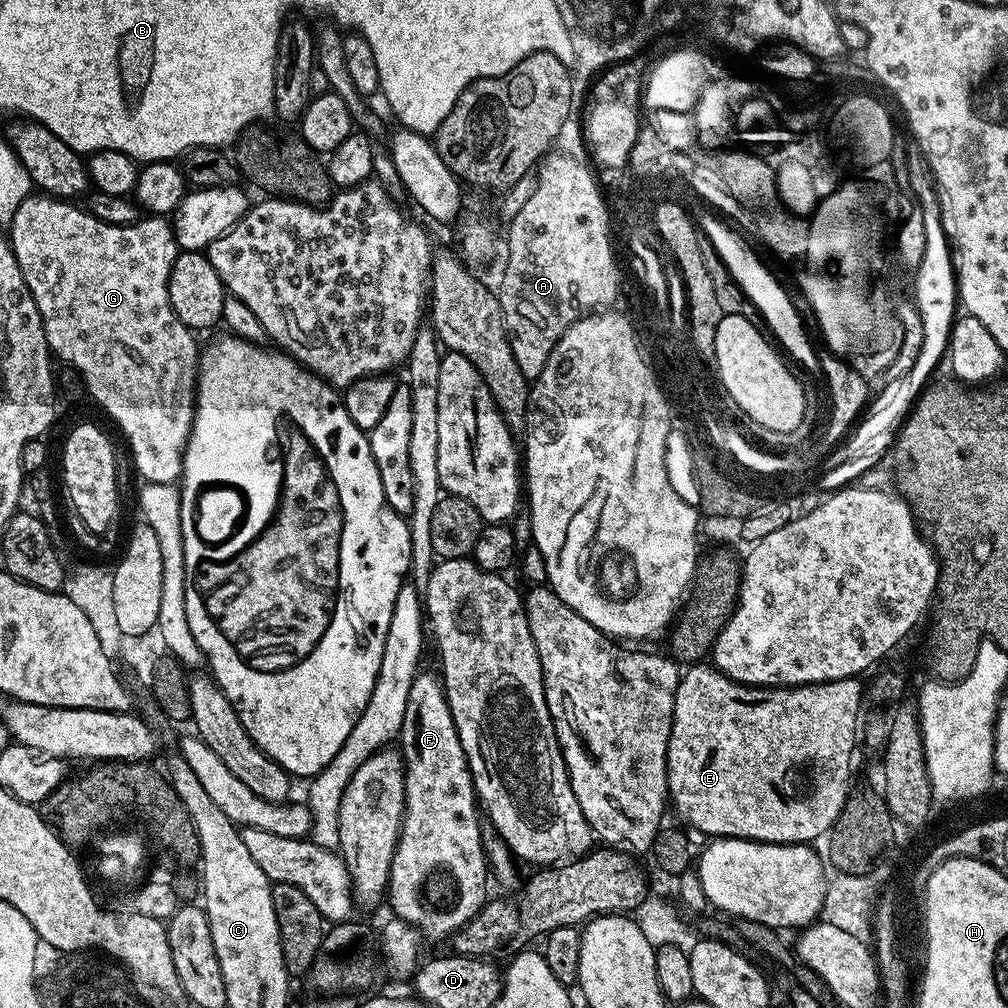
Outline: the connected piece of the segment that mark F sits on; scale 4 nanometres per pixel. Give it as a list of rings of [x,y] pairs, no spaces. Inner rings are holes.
[[[435,671],[417,672],[414,686],[410,686],[406,718],[402,722],[398,744],[404,757],[406,798],[404,824],[400,827],[400,841],[396,844],[390,866],[386,900],[392,903],[394,916],[415,927],[425,941],[447,941],[453,932],[477,916],[486,903],[484,875],[487,877],[490,869],[485,859],[482,827],[476,817],[478,804],[471,770],[459,744],[458,730],[444,692],[444,681]]]

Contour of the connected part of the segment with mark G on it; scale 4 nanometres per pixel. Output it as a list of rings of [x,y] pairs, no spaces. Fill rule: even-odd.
[[[47,194],[28,195],[18,206],[10,227],[12,253],[16,256],[18,266],[22,270],[22,278],[26,278],[26,286],[38,306],[38,314],[42,318],[49,349],[57,357],[60,355],[65,365],[80,371],[88,387],[88,396],[96,399],[108,411],[109,418],[124,431],[124,436],[132,447],[132,460],[136,463],[137,470],[145,476],[143,479],[150,484],[176,484],[180,479],[180,473],[184,471],[184,451],[188,445],[188,436],[192,432],[196,413],[196,377],[201,353],[201,349],[196,348],[197,337],[194,332],[179,320],[178,314],[170,304],[167,286],[178,253],[176,233],[173,225],[164,218],[148,218],[152,220],[141,218],[134,224],[111,224],[92,216],[83,207],[75,208],[72,204],[75,203]]]

